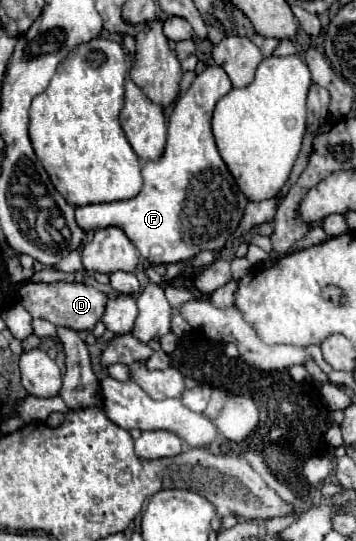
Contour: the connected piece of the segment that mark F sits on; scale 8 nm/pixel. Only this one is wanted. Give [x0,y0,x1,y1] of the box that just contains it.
[75,65,249,265]

